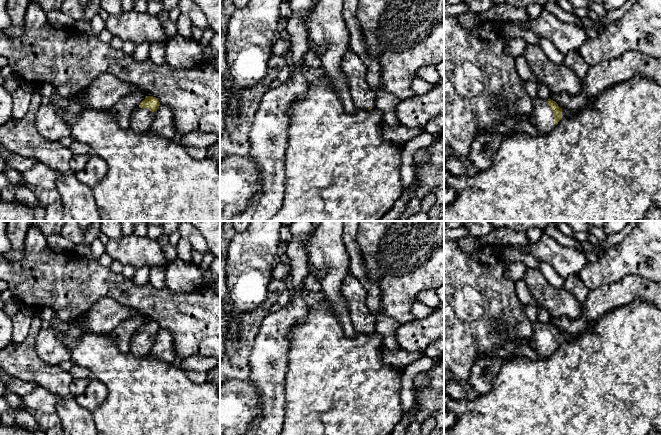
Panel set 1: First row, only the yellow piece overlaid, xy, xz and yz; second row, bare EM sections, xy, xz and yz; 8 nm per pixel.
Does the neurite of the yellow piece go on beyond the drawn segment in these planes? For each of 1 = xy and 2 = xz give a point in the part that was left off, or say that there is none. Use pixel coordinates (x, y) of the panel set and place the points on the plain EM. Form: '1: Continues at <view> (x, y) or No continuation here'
1: Continues at xy (141, 343)
2: Continues at xz (363, 321)

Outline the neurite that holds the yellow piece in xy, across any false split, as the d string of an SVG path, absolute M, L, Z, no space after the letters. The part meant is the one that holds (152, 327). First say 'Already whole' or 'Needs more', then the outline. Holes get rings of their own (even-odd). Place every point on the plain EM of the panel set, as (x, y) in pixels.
Needs more. M146 321L130 341L130 353L137 356L148 356L155 342L160 326L156 321Z

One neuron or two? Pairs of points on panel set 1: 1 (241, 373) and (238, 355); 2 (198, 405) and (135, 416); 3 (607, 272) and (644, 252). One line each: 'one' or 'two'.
1: one
2: one
3: one

